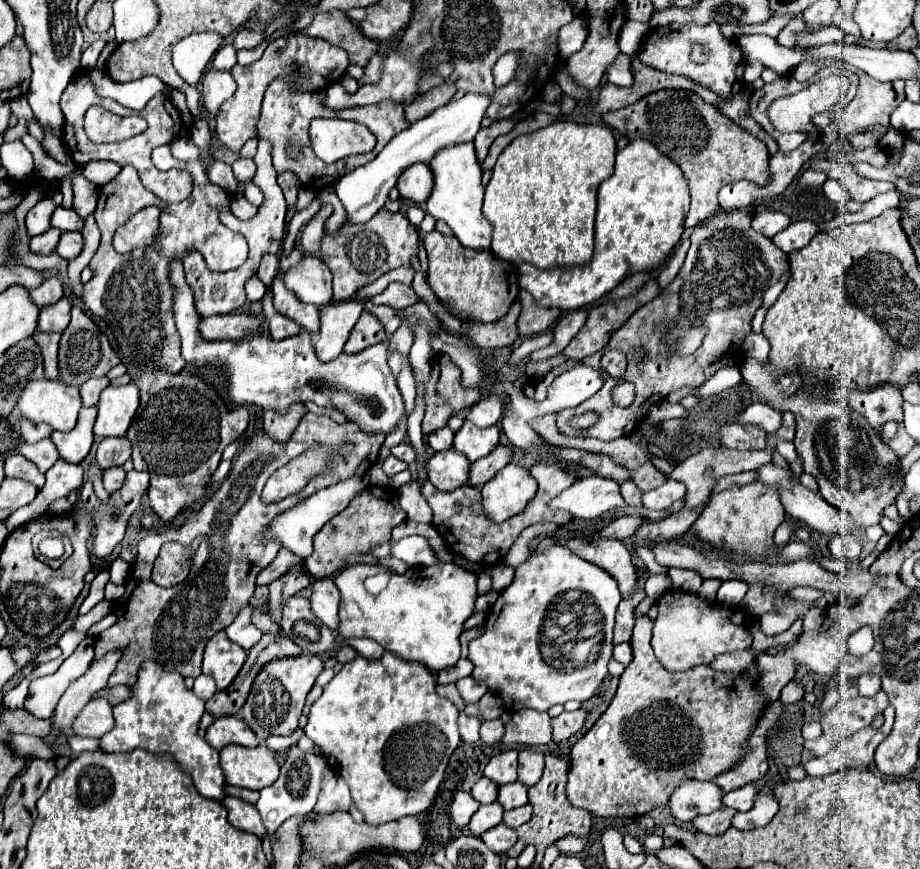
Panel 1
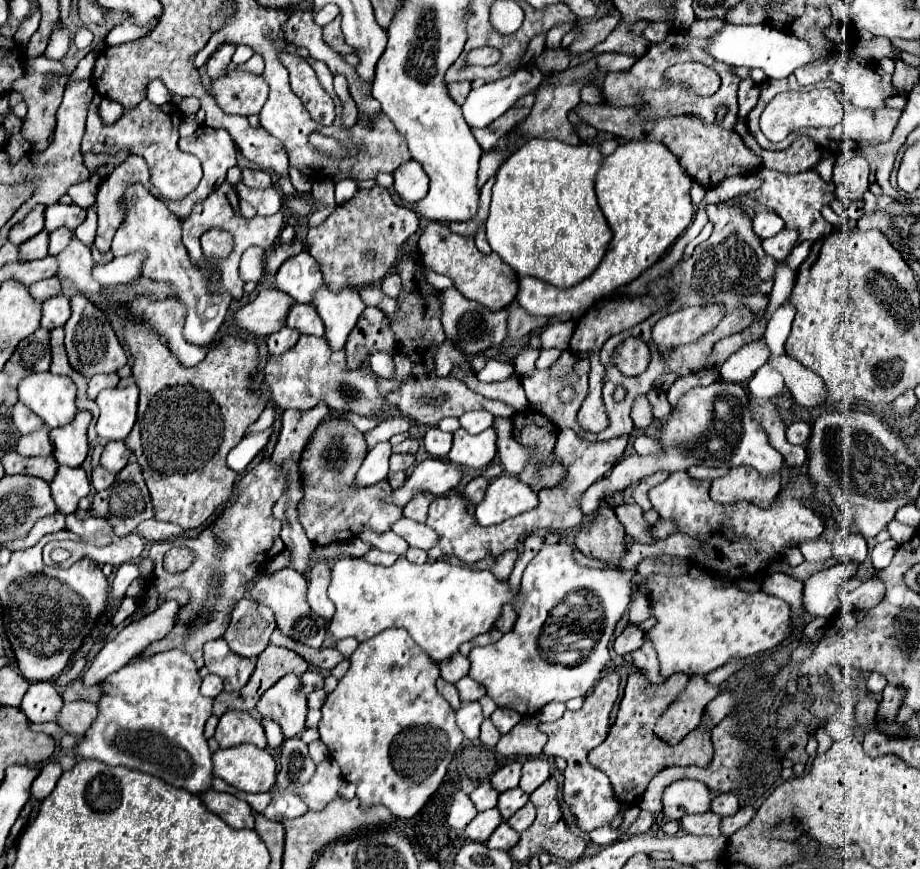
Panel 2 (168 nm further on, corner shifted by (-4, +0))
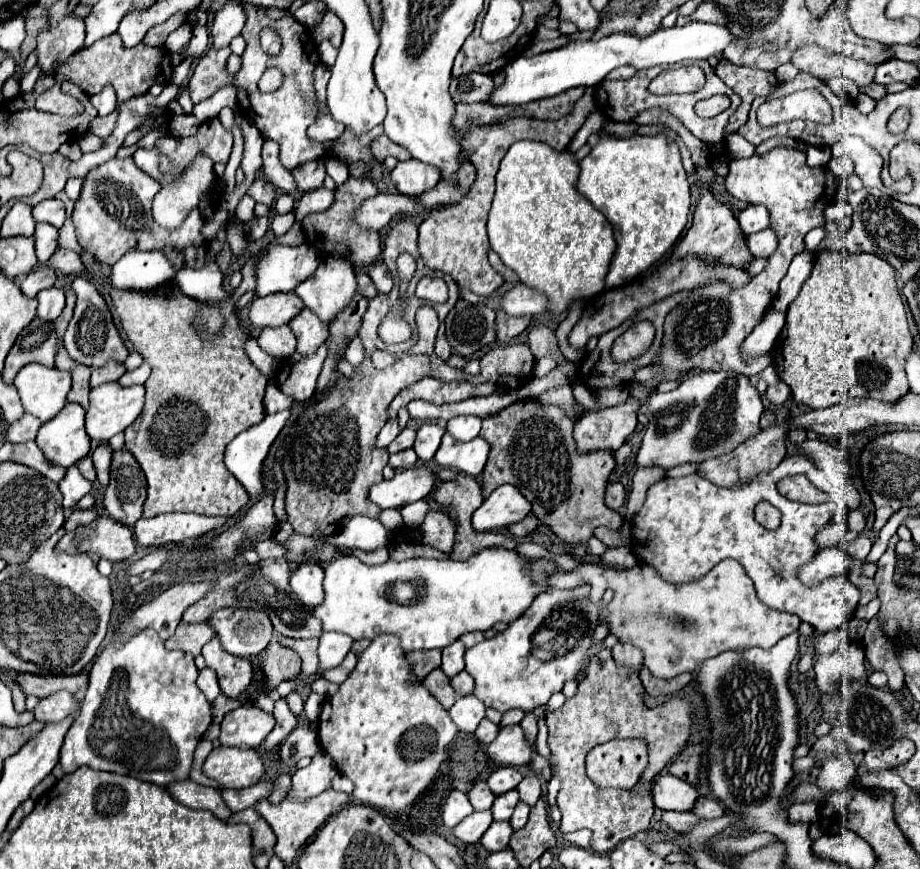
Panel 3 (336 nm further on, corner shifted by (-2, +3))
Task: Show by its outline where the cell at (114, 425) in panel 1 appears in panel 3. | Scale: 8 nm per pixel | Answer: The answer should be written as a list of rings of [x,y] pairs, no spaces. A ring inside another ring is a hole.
[[[118,382],[102,384],[90,392],[90,408],[86,412],[86,432],[96,442],[106,442],[114,434],[124,432],[142,412],[144,406],[144,386],[124,388]]]

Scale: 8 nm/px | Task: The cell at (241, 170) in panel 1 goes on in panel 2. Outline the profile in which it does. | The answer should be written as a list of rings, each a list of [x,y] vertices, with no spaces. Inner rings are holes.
[[[244,169],[242,171],[242,183],[250,189],[268,189],[272,187],[272,177],[266,171],[252,171],[252,169]]]

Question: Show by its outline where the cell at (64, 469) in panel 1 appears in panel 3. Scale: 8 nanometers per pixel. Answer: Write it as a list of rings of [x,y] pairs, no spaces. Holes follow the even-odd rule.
[[[70,466],[66,470],[66,476],[58,482],[58,488],[64,496],[64,502],[62,502],[64,508],[74,508],[76,502],[90,492],[92,484],[84,480],[84,476],[80,474],[80,470],[76,466]]]

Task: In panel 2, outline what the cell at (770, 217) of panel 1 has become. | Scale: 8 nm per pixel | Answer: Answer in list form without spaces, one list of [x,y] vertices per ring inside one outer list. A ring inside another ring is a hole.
[[[764,211],[752,219],[752,229],[760,239],[766,239],[766,237],[772,237],[778,231],[782,231],[784,221],[774,211]]]

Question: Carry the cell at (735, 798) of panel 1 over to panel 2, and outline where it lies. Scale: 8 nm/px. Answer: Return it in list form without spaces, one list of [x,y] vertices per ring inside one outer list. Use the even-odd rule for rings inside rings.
[[[722,793],[722,795],[712,797],[712,803],[710,803],[712,813],[728,817],[728,815],[734,815],[738,809],[740,809],[738,807],[738,797],[732,795],[732,793]]]

